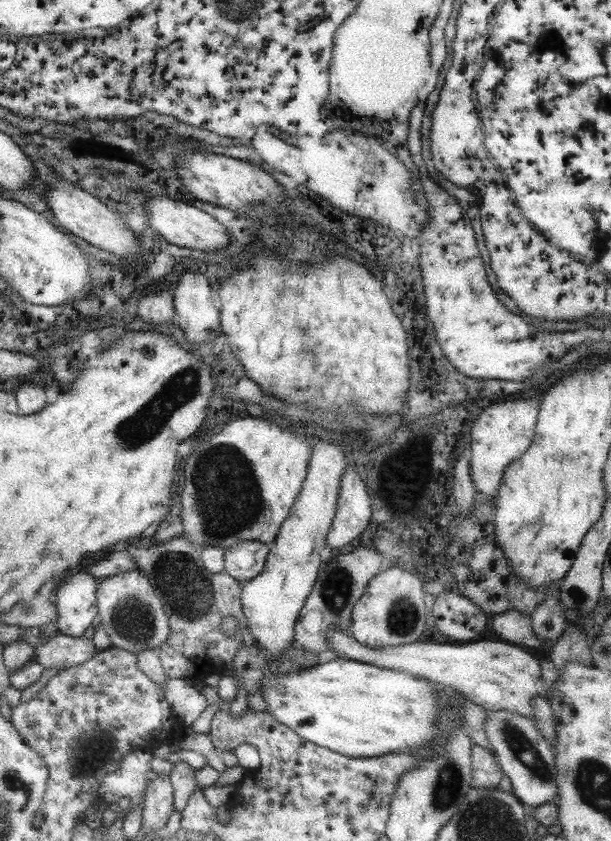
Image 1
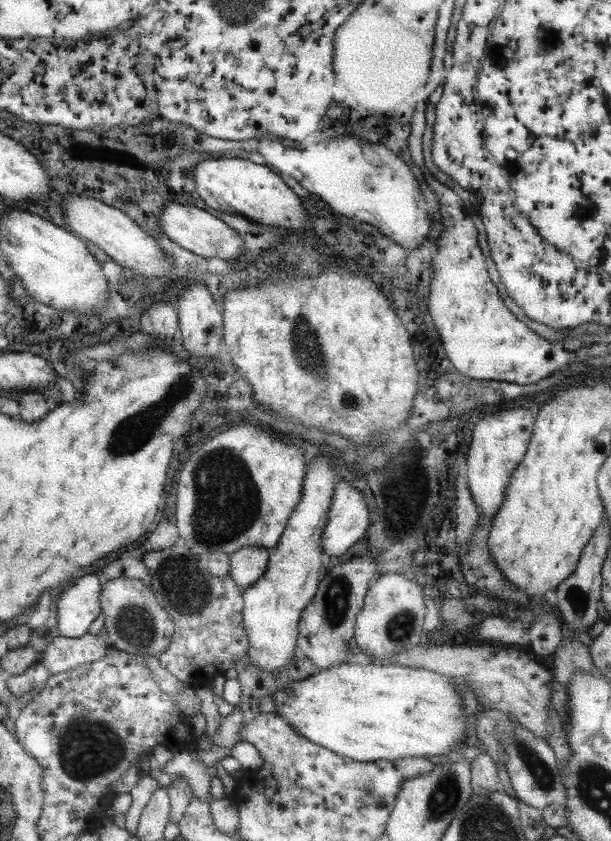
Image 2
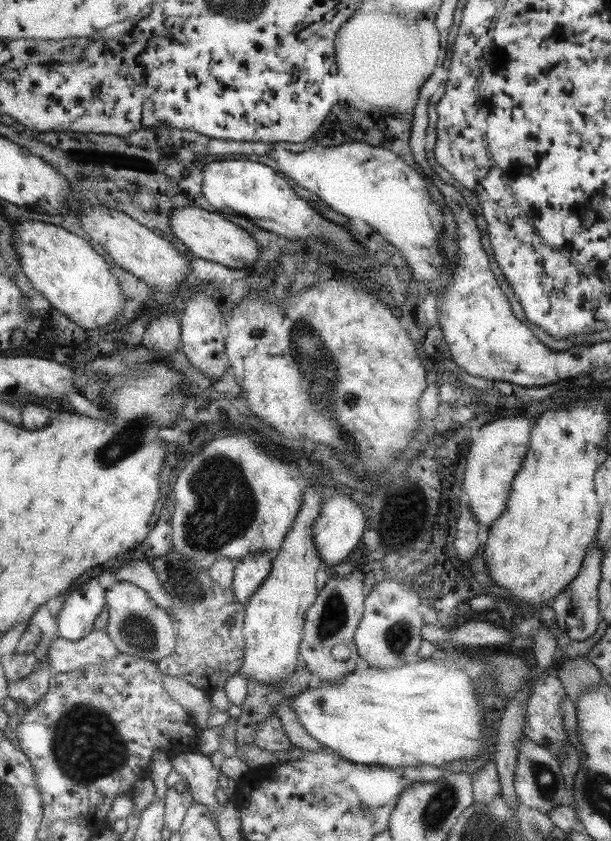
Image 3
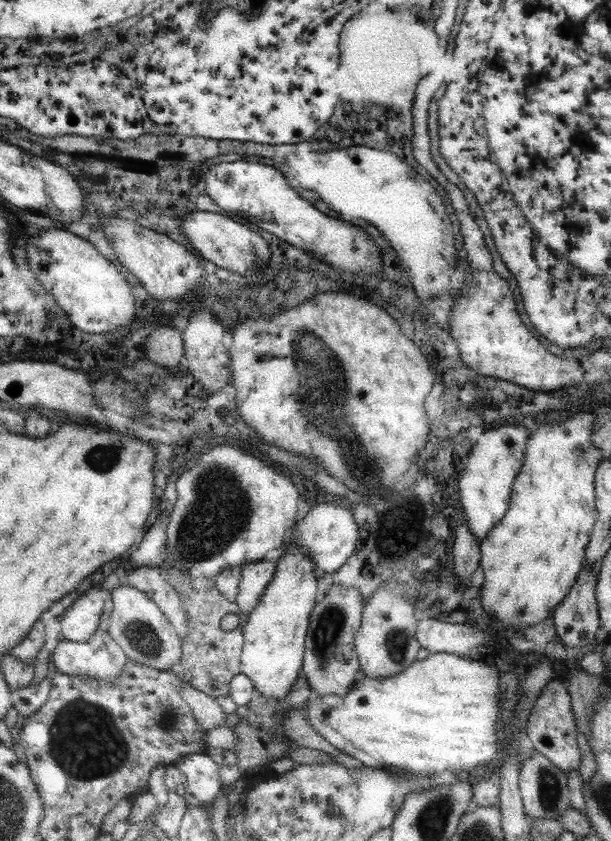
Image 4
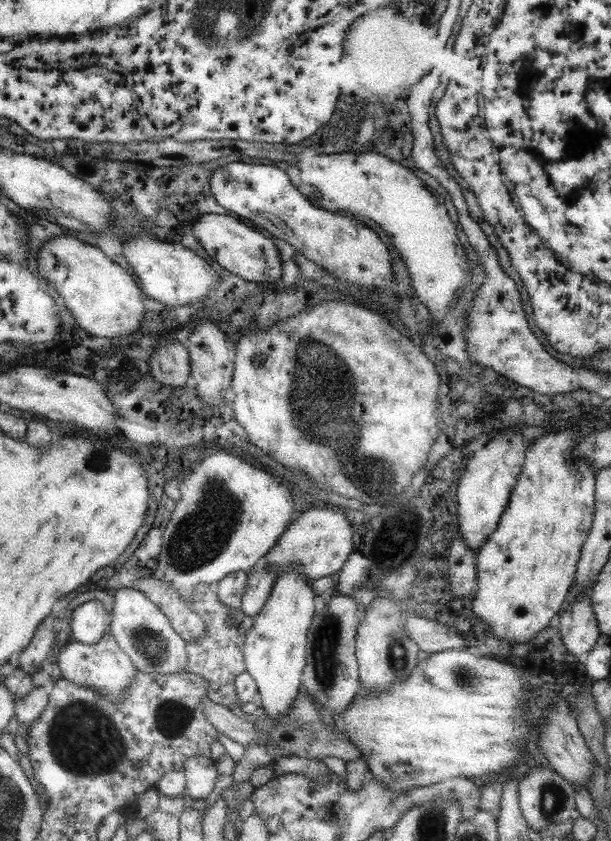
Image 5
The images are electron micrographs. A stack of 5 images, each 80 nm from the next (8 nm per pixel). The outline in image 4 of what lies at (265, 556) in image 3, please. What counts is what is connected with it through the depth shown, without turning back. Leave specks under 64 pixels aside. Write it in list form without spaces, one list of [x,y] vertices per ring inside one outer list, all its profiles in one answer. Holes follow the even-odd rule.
[[[260,560],[242,567],[237,602],[245,613],[250,613],[261,600],[265,589],[274,579],[277,570],[276,561]]]

